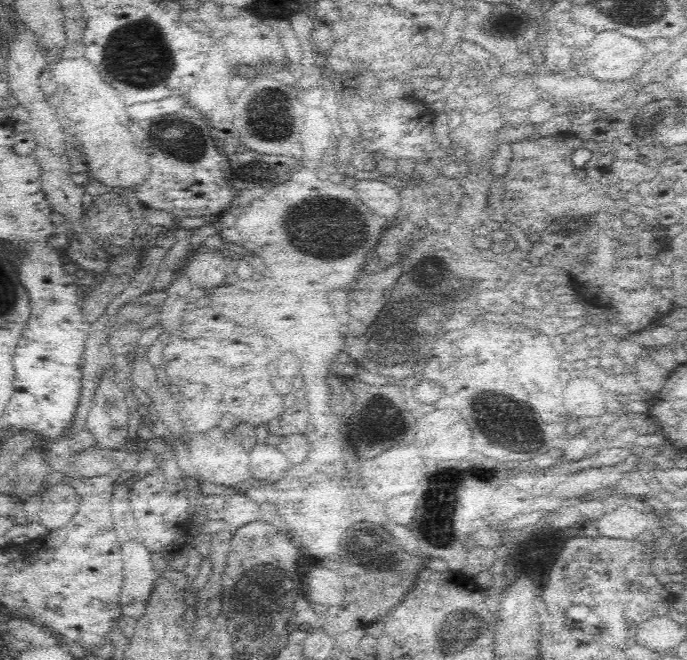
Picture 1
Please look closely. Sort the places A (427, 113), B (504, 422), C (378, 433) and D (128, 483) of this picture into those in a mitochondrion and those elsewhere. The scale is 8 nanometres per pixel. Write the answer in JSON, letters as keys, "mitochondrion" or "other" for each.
{"A":"other","B":"mitochondrion","C":"mitochondrion","D":"other"}

